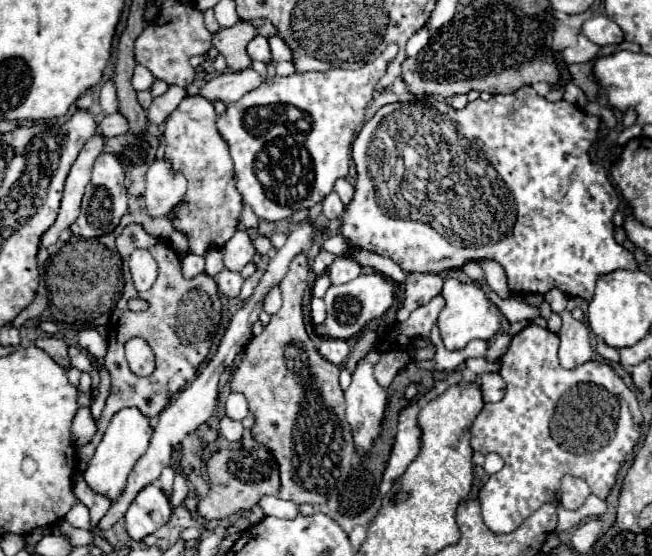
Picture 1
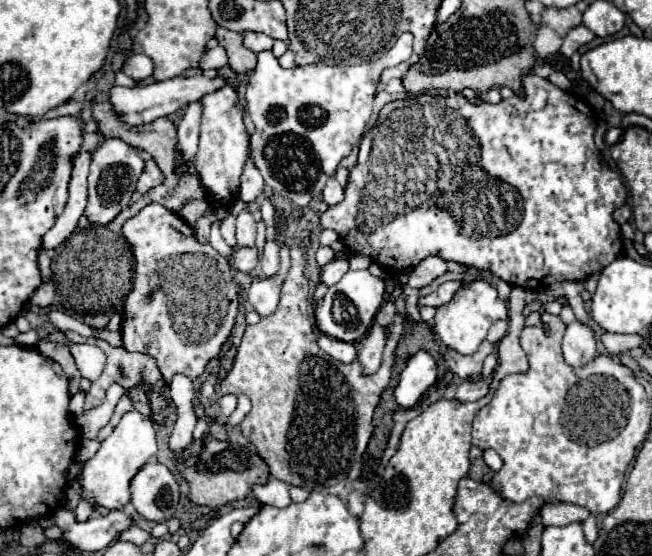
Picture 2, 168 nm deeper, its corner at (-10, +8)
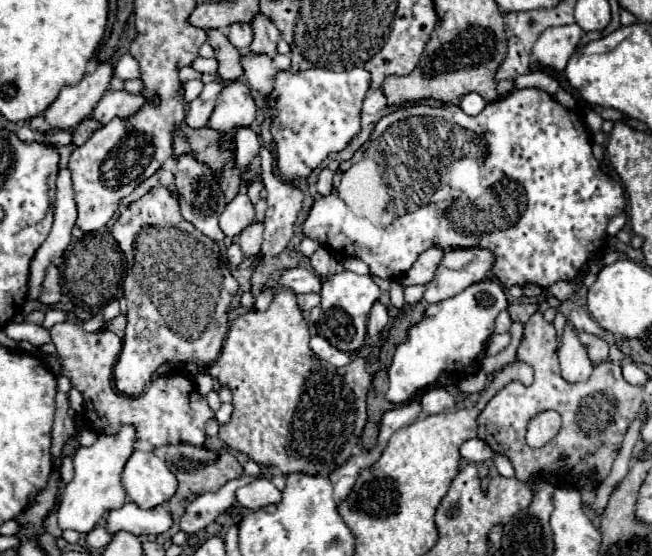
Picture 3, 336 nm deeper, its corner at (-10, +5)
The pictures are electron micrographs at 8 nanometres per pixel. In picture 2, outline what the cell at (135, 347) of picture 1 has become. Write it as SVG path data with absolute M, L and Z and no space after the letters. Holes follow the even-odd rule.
M66 331L64 335L66 335L70 341L74 341L74 343L90 343L90 345L100 347L100 349L106 353L106 359L108 359L104 373L96 379L96 383L92 383L90 393L86 395L86 405L84 405L86 409L92 409L92 407L102 405L104 393L106 393L106 389L108 389L112 383L122 385L126 391L130 391L130 389L134 389L134 387L144 387L144 393L146 393L146 397L148 397L148 405L150 405L150 409L152 409L152 421L158 423L158 425L164 425L164 423L166 423L166 417L168 417L168 401L166 401L166 397L164 397L164 389L166 389L168 385L166 385L166 381L162 379L162 375L160 375L160 371L158 371L154 359L150 359L148 355L130 353L130 351L126 351L124 347L118 347L118 349L116 349L116 347L112 347L108 341L102 341L102 339L96 339L96 337L82 337L82 335L74 333L74 331Z

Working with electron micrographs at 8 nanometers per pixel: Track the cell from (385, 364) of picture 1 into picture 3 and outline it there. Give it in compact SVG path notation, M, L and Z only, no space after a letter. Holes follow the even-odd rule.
M280 290L266 312L246 312L238 316L228 330L226 342L218 360L206 370L218 378L220 386L232 392L232 420L220 428L220 438L234 450L248 454L260 466L278 468L286 474L322 474L328 478L330 472L346 464L352 456L352 448L360 442L366 424L366 396L374 380L374 372L366 370L368 360L354 356L348 366L336 368L330 362L322 362L310 354L310 332L308 324L298 310L296 294Z

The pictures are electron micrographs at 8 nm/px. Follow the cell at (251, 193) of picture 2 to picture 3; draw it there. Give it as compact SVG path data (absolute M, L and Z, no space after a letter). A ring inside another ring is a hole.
M242 128L236 134L236 164L238 164L238 172L242 178L246 178L248 174L248 166L252 164L252 160L258 156L260 152L260 144L258 144L258 136L252 128Z

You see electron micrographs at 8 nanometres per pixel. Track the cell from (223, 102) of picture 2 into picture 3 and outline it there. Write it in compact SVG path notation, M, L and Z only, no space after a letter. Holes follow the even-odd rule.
M236 80L230 82L222 88L218 104L208 120L208 128L216 130L222 134L220 146L236 156L236 146L234 146L234 134L242 126L250 126L256 118L256 104L250 96L250 90L244 86L244 82Z

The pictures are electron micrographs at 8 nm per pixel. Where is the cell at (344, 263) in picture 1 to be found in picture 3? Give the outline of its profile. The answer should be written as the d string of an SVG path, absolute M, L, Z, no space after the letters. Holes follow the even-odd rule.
M288 268L288 270L282 272L280 284L286 286L286 288L290 288L290 290L294 290L296 294L300 294L300 292L320 292L322 284L328 278L332 278L332 274L326 276L326 278L322 278L322 276L314 274L308 268Z

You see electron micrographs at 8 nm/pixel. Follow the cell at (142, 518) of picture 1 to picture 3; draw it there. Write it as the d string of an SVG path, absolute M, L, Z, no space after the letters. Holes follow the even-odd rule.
M136 450L126 462L122 486L136 506L152 510L154 506L168 504L178 488L178 480L162 458L152 452Z

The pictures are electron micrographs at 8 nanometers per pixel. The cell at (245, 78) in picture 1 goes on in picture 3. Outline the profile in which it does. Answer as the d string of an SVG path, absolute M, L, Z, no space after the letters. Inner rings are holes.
M108 90L102 100L98 102L98 106L94 108L94 118L102 124L108 124L112 118L130 118L134 114L138 114L138 110L144 104L158 104L160 98L152 96L150 100L144 98L142 94L130 94L126 90Z

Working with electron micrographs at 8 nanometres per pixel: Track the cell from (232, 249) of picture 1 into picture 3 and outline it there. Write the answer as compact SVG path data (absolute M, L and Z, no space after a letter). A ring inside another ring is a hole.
M238 194L220 214L220 228L228 238L236 238L254 222L254 204L246 194Z

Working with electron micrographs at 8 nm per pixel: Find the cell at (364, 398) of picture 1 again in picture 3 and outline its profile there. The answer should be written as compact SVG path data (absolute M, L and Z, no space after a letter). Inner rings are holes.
M376 302L370 310L370 316L368 316L368 338L374 344L378 342L378 334L384 330L386 324L388 324L388 312L380 302Z

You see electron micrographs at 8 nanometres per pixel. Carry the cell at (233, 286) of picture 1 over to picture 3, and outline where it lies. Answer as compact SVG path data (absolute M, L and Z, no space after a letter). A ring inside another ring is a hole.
M250 224L240 236L238 236L238 244L244 252L246 258L254 258L260 254L260 246L262 246L262 230L264 230L264 224Z

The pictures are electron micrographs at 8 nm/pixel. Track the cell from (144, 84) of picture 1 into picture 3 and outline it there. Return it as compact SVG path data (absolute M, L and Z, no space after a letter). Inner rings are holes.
M132 54L120 56L120 60L116 62L116 68L114 68L114 76L122 78L122 80L140 78L140 66L138 66L138 60L136 60Z

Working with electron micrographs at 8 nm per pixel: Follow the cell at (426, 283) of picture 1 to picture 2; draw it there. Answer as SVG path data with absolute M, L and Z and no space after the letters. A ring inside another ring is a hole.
M426 257L424 261L420 261L408 277L408 287L410 289L420 289L424 285L428 285L430 281L434 281L436 277L446 273L446 261L442 257Z

